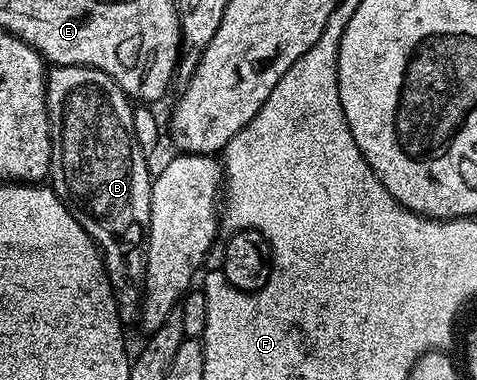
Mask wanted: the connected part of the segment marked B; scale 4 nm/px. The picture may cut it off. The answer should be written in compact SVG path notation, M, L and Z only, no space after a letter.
M55 65L46 75L46 106L52 139L49 184L54 194L70 208L76 223L98 244L112 295L118 300L122 324L133 326L138 319L142 288L146 286L146 230L150 228L152 169L146 166L147 154L143 153L140 143L136 143L131 98L104 71L83 65Z

